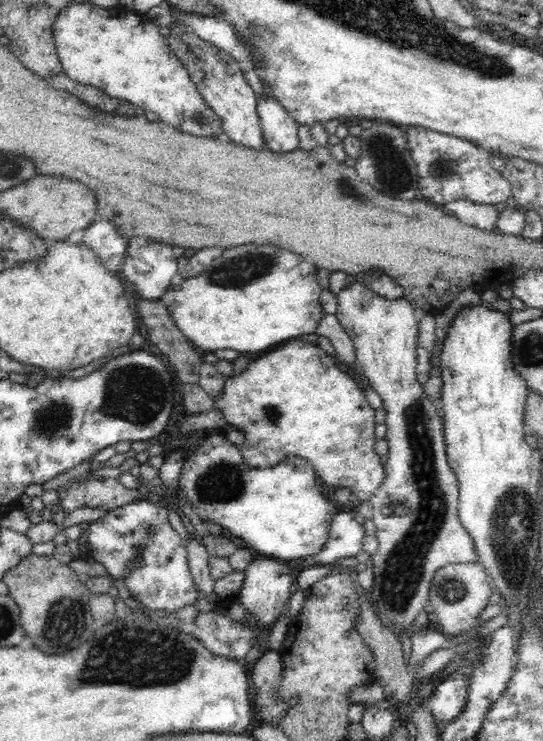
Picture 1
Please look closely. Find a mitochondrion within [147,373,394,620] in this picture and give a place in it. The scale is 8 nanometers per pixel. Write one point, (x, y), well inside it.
(222, 482)

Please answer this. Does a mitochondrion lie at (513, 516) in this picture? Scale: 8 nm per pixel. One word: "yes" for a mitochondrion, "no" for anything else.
yes

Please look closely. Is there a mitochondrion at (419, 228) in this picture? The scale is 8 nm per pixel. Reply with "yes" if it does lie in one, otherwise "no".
no

